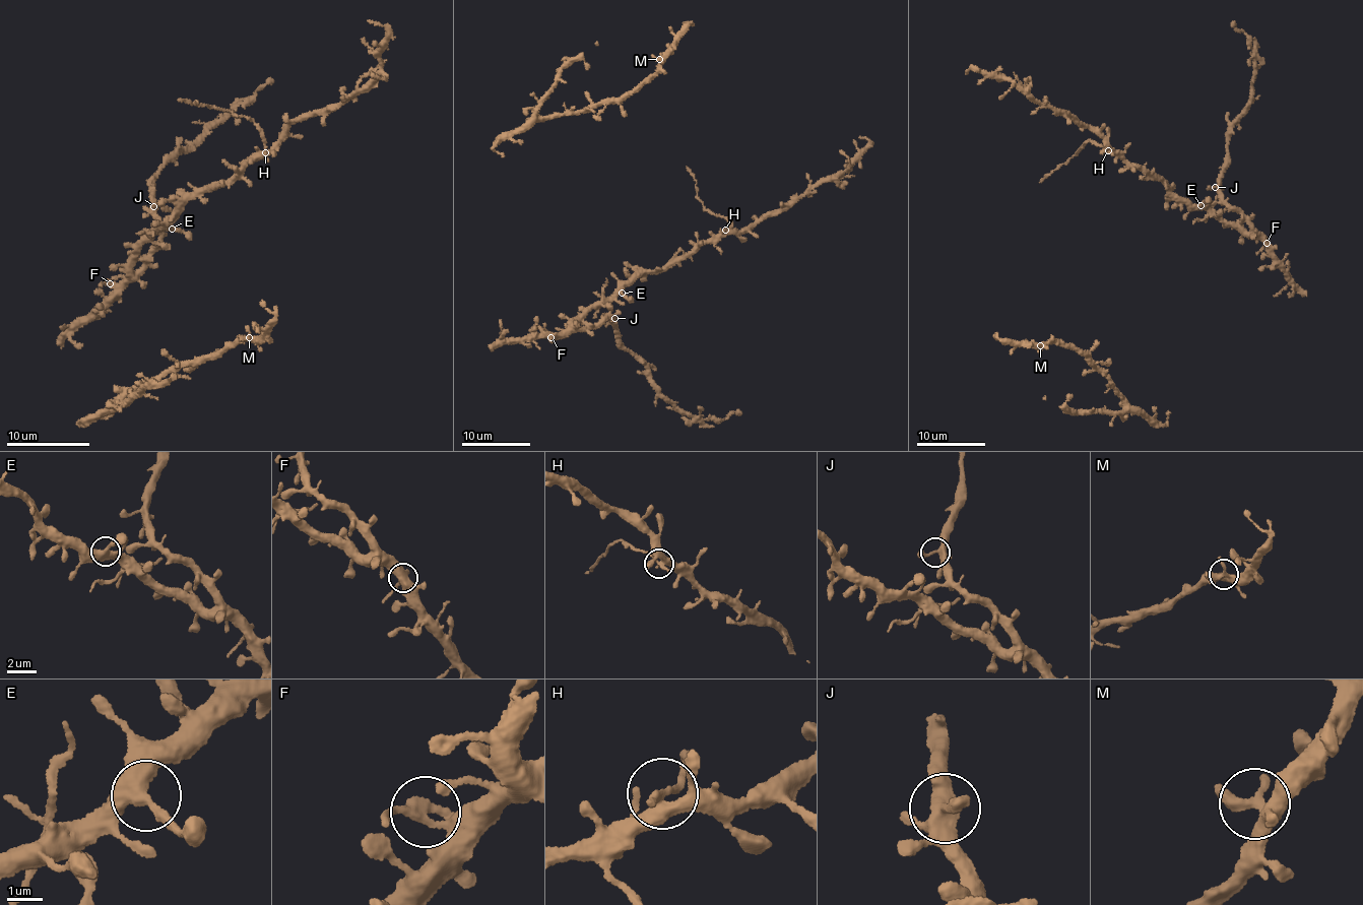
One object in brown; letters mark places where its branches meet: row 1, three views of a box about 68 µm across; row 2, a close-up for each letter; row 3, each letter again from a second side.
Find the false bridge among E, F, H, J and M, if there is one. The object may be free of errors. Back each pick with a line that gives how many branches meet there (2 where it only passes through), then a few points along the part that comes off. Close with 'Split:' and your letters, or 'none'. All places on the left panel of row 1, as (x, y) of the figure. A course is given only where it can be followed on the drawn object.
H: branches 3; course (266, 152), (259, 127), (231, 112), (178, 100)
Split: H

